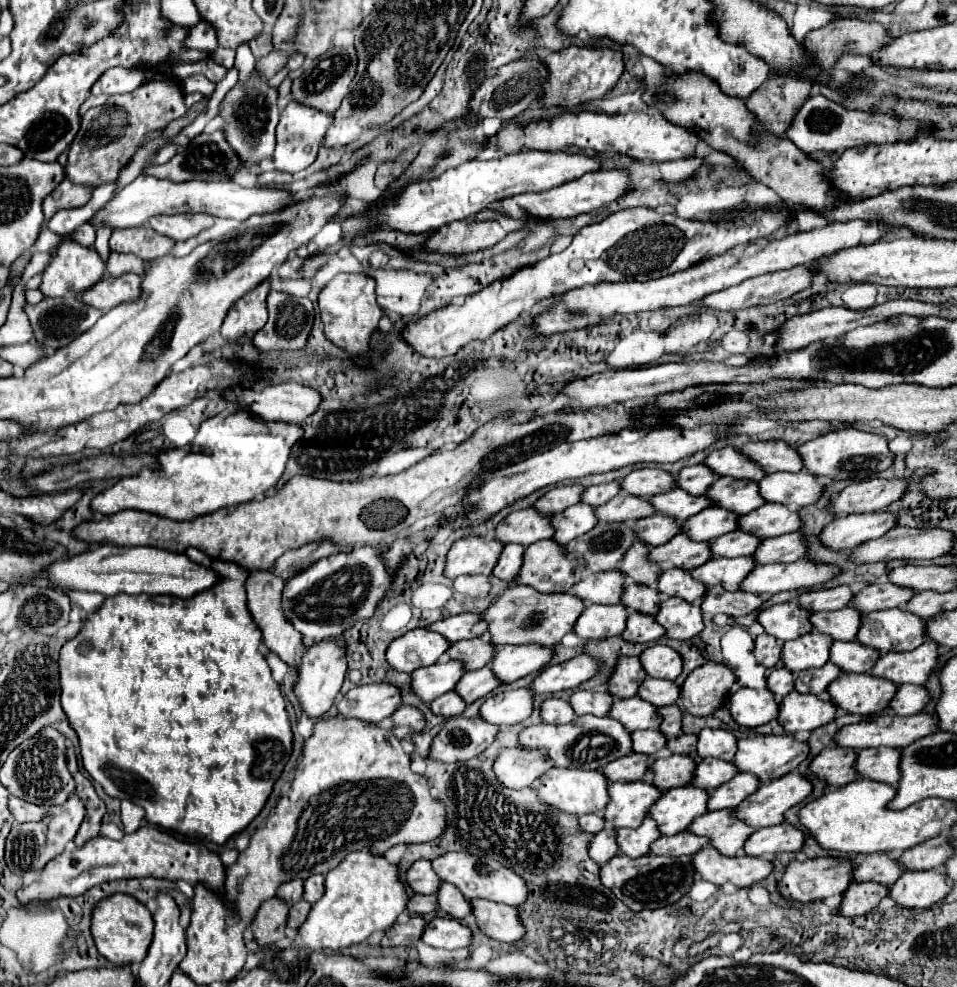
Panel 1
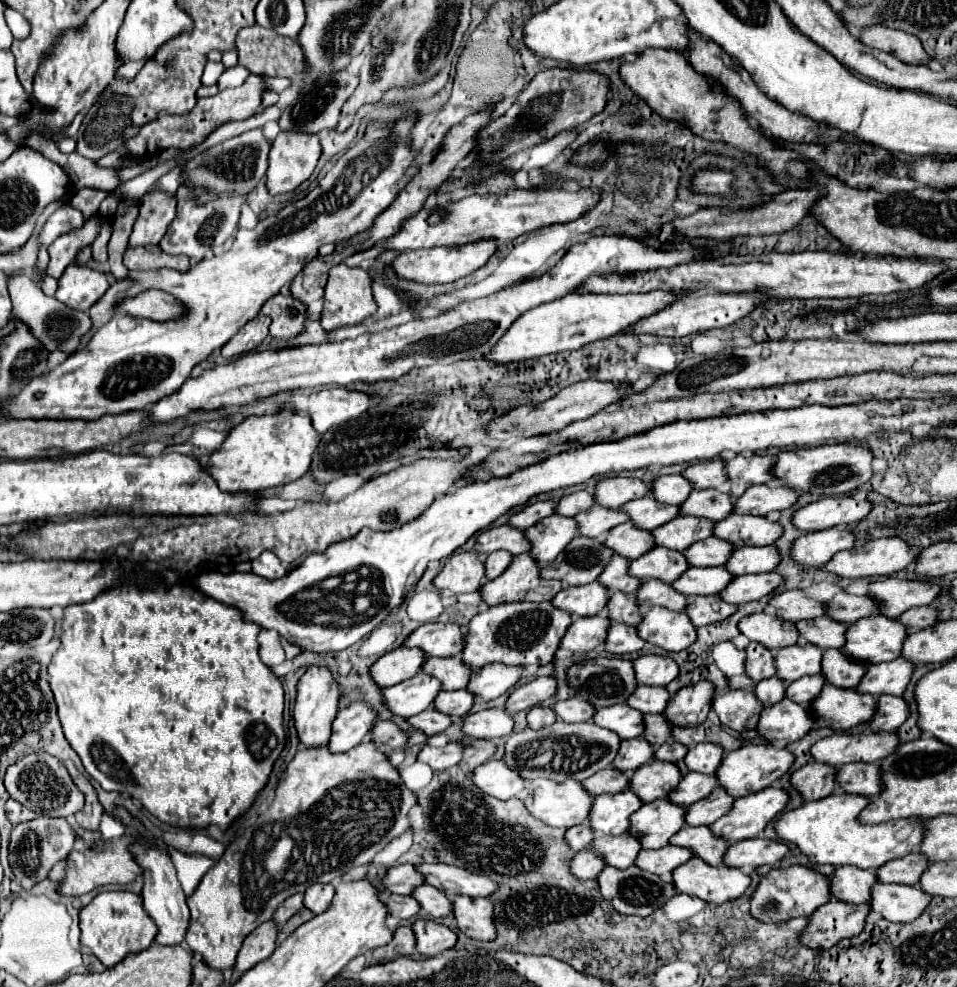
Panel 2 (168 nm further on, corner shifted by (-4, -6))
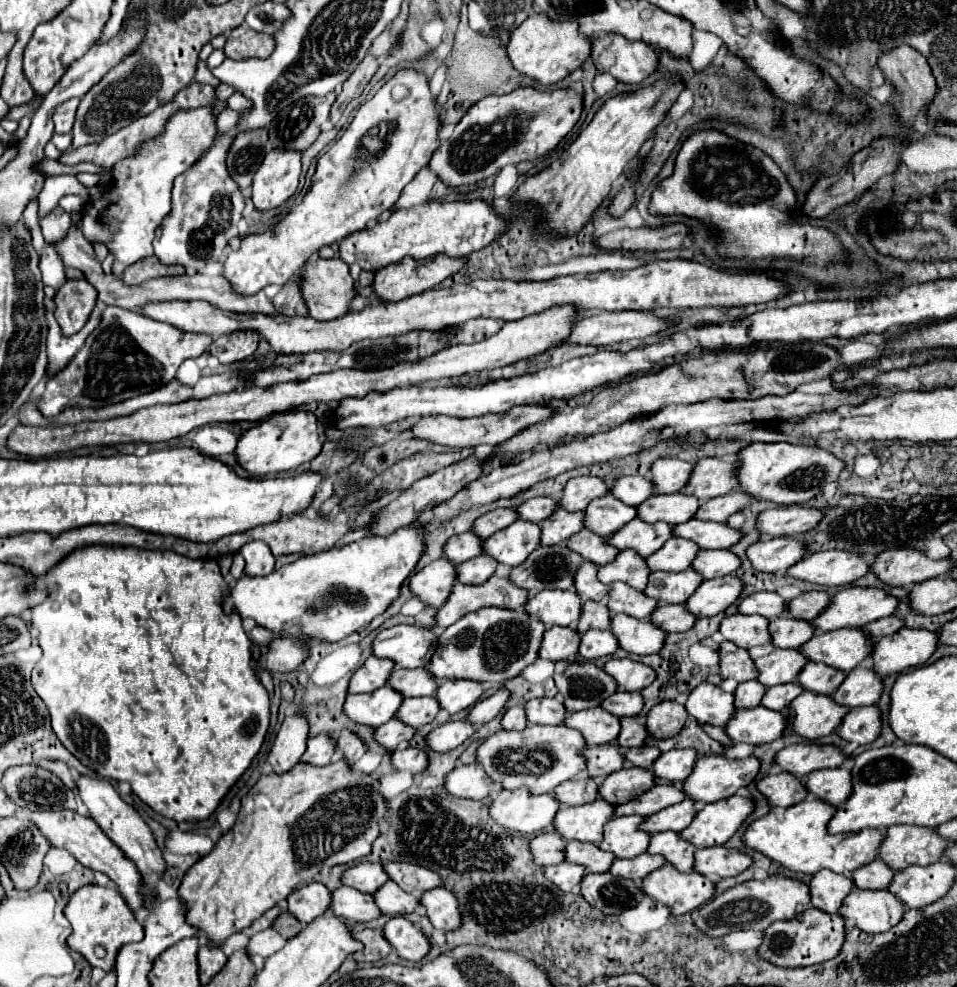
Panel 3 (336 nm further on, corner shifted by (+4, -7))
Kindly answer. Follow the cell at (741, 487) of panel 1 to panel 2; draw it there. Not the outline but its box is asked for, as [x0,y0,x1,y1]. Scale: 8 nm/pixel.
[680,489,732,521]

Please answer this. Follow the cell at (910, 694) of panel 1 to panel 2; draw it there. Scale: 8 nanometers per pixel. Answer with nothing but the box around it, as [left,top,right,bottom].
[868,697,908,733]

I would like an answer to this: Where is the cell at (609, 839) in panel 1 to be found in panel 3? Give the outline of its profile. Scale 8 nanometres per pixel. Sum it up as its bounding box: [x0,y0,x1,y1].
[546,862,586,892]

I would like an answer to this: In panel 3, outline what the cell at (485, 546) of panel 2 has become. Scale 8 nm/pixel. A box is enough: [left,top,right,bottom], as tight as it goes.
[444,532,482,564]

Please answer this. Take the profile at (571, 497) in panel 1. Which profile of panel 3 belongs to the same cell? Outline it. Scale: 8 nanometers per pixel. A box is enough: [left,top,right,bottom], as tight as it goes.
[474,508,518,538]

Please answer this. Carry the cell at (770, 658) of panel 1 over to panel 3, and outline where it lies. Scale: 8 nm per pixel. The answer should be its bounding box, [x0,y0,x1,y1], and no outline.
[720,642,758,682]

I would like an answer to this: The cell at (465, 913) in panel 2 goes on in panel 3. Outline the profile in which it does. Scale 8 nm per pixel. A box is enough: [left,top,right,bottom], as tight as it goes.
[422,888,462,932]

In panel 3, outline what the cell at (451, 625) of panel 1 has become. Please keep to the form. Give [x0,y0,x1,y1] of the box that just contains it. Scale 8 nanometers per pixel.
[374,626,438,668]

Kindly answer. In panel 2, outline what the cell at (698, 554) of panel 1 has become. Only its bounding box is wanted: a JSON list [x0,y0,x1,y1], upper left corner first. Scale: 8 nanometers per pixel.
[630,547,686,583]

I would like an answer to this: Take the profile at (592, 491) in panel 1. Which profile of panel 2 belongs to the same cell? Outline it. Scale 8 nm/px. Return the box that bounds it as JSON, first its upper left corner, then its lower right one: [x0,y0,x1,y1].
[556,491,594,517]

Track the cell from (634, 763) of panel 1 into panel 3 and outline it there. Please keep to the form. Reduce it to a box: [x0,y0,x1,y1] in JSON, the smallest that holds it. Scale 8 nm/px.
[554,776,598,806]

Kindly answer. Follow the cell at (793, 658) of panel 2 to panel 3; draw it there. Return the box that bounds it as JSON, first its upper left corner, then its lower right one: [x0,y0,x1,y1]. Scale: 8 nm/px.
[754,648,806,688]

